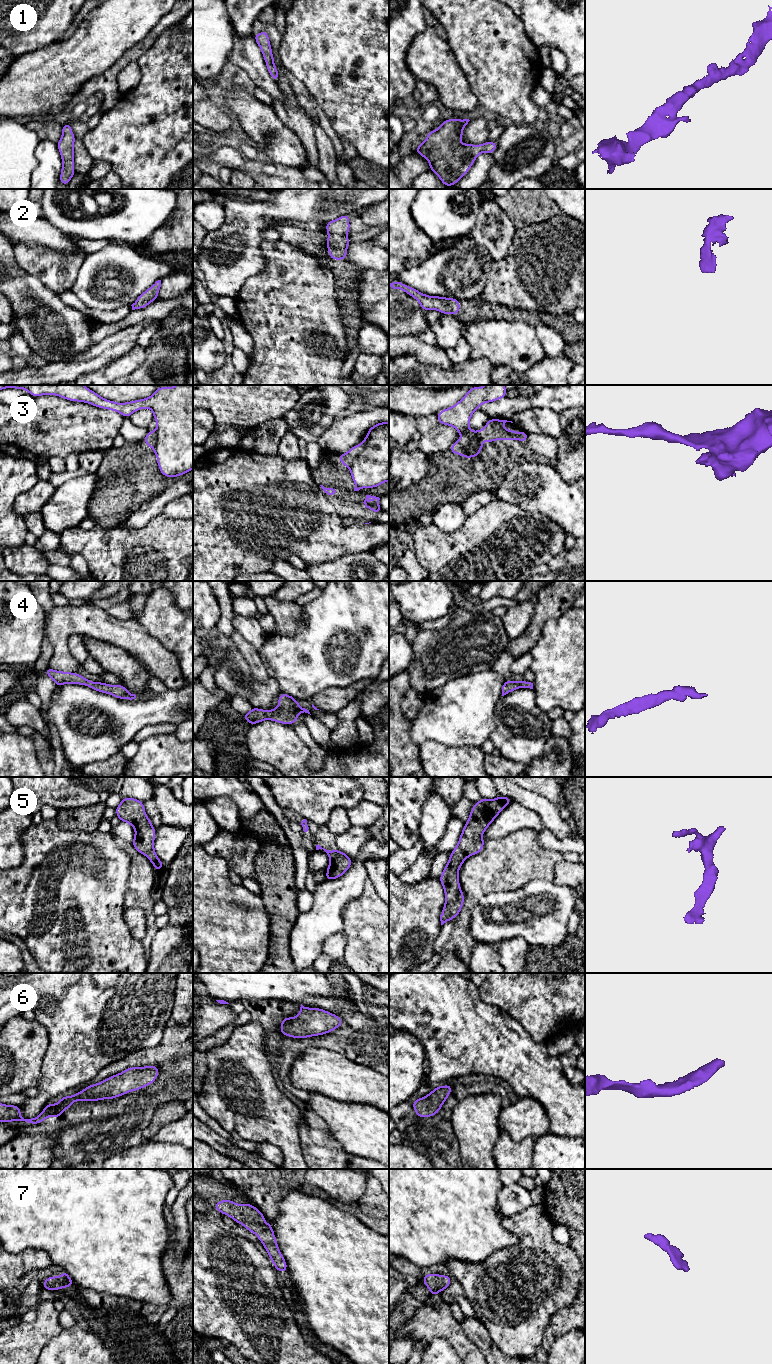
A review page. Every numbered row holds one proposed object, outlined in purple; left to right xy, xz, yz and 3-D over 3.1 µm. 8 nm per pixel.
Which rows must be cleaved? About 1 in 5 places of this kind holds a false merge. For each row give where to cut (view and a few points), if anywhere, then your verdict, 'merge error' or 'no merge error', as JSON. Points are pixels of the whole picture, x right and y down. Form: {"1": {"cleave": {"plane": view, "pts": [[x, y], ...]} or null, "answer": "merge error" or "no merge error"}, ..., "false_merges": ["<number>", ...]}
{"1": {"cleave": null, "answer": "no merge error"}, "2": {"cleave": null, "answer": "no merge error"}, "3": {"cleave": {"plane": "yz", "pts": [[475, 432], [472, 440], [464, 448], [462, 455]]}, "answer": "merge error"}, "4": {"cleave": null, "answer": "no merge error"}, "5": {"cleave": null, "answer": "no merge error"}, "6": {"cleave": null, "answer": "no merge error"}, "7": {"cleave": null, "answer": "no merge error"}, "false_merges": ["3"]}

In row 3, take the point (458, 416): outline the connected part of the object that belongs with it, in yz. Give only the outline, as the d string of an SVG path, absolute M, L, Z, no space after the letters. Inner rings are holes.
M504 385L471 387L455 405L437 413L438 424L454 427L461 437L468 434L473 436L472 441L464 448L463 458L474 458L483 448L483 443L476 438L475 432L471 431L469 427L472 414L481 405L506 397L506 392L507 389Z

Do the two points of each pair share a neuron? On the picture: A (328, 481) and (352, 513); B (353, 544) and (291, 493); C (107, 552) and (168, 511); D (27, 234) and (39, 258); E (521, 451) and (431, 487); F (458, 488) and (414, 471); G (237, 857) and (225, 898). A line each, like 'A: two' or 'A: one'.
A: one
B: one
C: two
D: two
E: one
F: two
G: two

